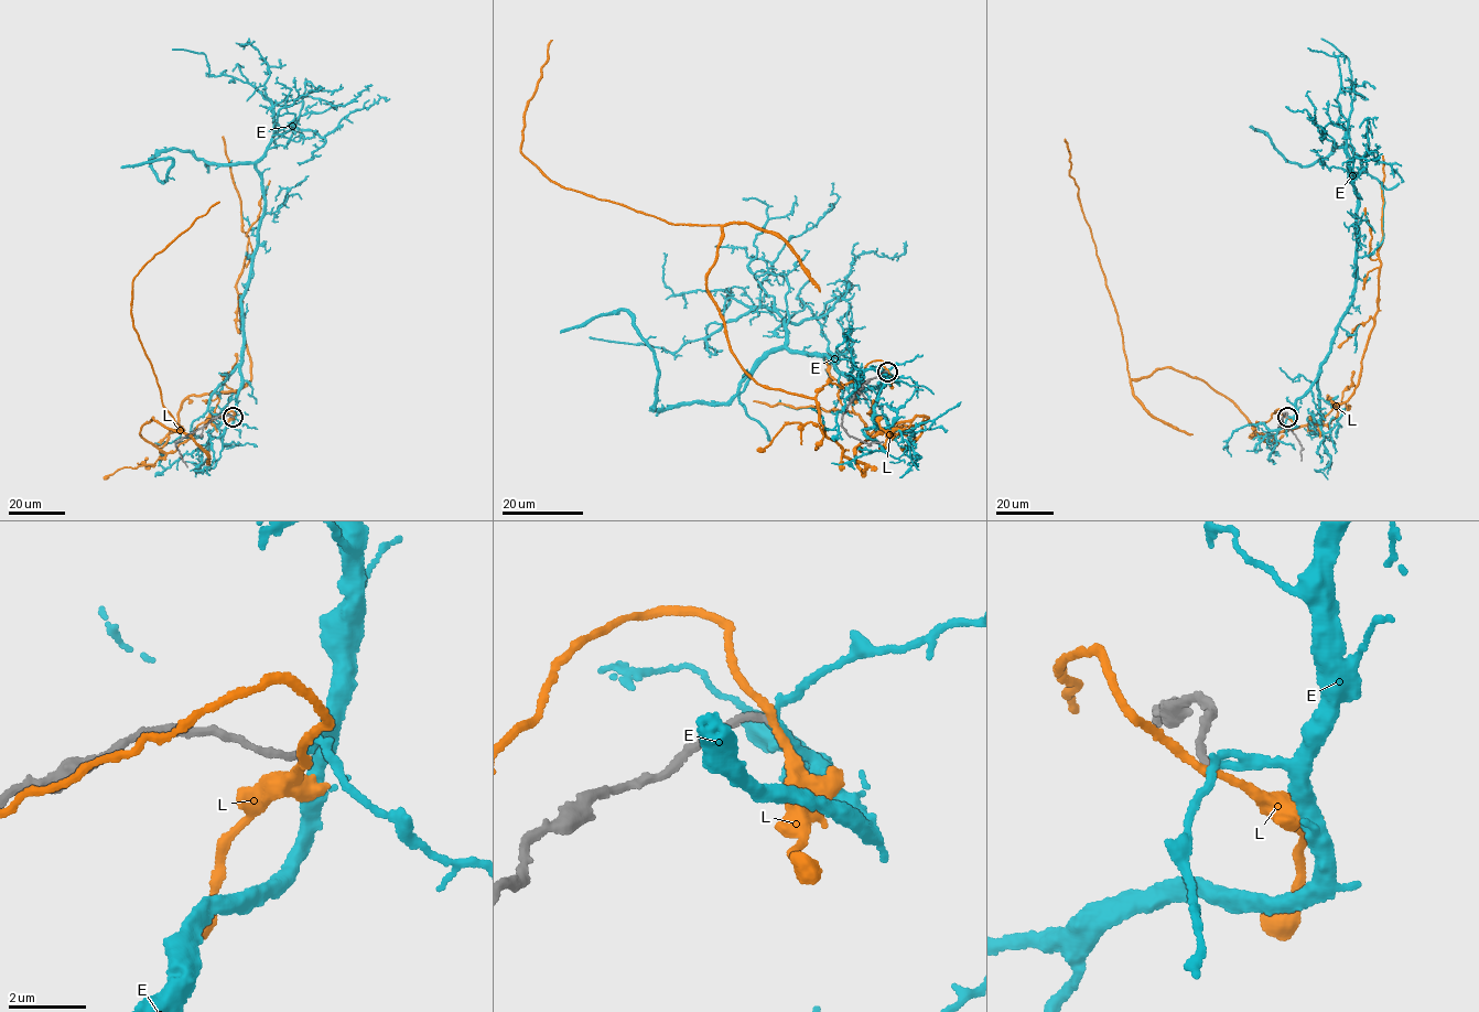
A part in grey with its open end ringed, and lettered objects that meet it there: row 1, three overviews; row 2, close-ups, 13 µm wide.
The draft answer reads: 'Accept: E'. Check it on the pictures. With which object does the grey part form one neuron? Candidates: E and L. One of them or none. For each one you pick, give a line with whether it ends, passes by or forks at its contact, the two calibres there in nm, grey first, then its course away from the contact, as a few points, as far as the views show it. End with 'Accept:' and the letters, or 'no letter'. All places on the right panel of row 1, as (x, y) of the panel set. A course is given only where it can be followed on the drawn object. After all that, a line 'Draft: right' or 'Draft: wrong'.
E: it passes by; 200 nm thick on the grey side, 150 nm on the other; it runs (1287, 418), (1317, 377), (1351, 301), (1357, 195), (1348, 180), (1362, 165), (1345, 144), (1298, 165), (1250, 127)
Accept: E
Draft: right

